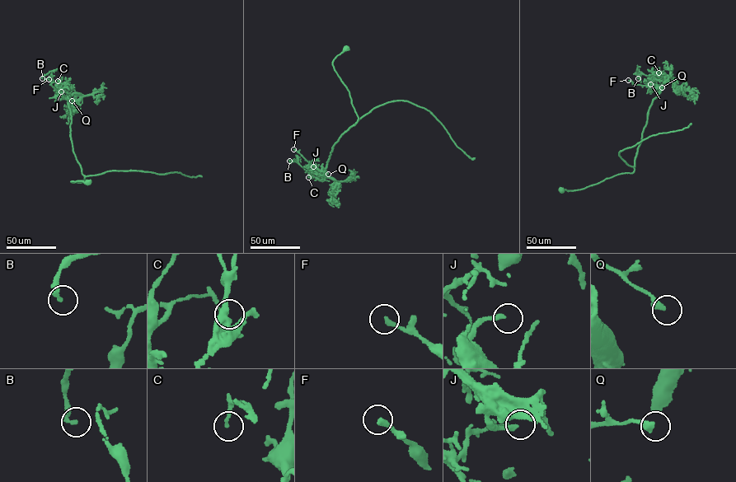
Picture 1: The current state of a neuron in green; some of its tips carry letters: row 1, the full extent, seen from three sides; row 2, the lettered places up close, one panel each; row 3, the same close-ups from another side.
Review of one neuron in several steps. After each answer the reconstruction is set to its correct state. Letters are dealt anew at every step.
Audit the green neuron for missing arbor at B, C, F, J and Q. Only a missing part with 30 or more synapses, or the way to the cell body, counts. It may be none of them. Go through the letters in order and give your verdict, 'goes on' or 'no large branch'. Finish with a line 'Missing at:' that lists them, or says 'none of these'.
B: no large branch
C: no large branch
F: no large branch
J: no large branch
Q: no large branch
Missing at: none of these

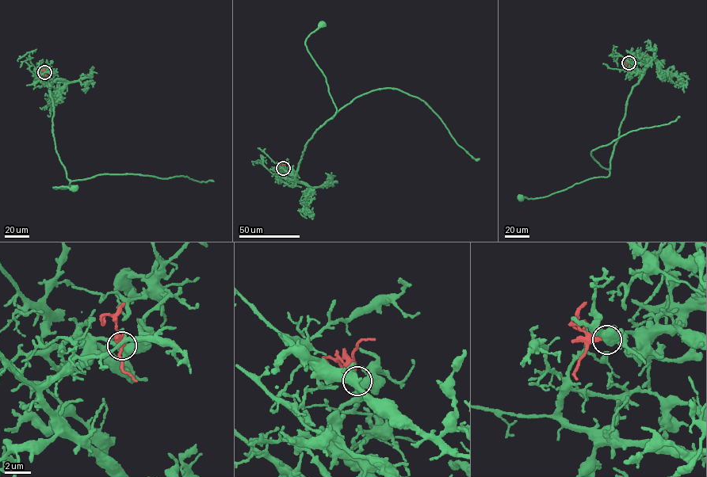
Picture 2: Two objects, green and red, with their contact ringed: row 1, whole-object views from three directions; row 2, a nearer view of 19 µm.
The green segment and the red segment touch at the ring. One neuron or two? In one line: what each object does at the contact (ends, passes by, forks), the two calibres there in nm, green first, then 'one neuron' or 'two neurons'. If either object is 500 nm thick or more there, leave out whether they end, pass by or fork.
500/300 nm | one neuron

